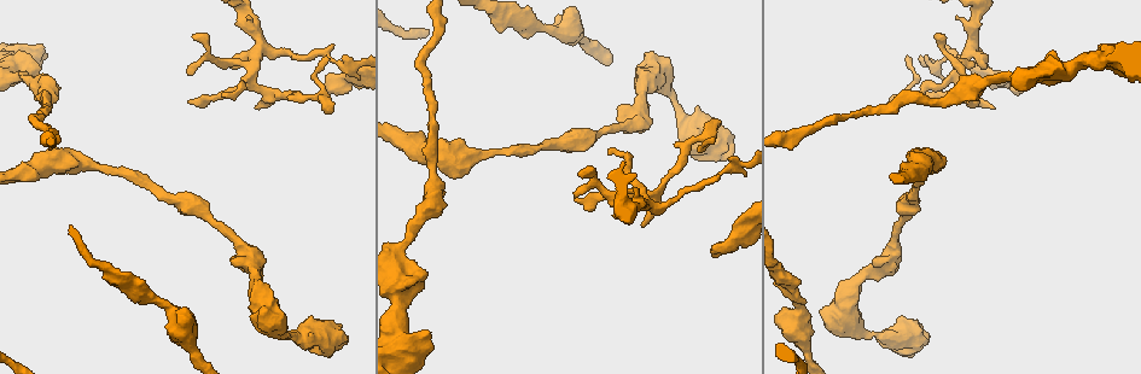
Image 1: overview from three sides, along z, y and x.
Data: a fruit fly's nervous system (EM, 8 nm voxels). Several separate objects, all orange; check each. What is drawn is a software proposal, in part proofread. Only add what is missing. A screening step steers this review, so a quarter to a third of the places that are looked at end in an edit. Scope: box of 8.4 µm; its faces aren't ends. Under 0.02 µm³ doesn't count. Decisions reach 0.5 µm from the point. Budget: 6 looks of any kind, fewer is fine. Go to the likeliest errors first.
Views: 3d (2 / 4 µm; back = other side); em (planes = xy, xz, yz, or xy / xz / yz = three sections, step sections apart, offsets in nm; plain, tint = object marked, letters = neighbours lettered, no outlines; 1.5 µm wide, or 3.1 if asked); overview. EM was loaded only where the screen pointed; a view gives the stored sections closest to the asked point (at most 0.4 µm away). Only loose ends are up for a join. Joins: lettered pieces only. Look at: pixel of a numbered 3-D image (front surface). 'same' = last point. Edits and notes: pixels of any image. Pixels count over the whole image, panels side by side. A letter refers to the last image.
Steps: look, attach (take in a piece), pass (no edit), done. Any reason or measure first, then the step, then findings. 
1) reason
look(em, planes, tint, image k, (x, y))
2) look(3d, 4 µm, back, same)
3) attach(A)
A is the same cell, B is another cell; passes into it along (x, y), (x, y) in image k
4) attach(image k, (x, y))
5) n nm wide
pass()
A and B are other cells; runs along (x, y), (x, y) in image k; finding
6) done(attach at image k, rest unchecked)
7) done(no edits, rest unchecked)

end of a long branch
look(3d, 4 µm, image 1, (717, 257))

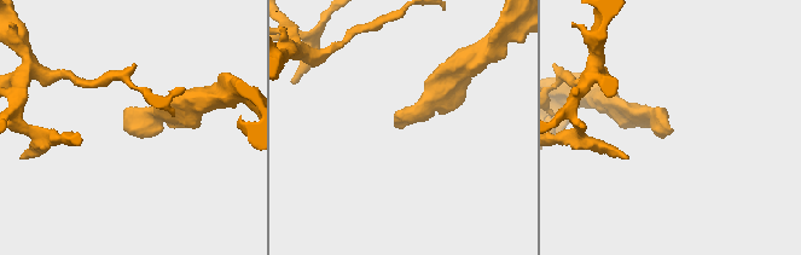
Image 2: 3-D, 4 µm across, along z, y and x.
look(em, planes, letters, image 2, (673, 130))

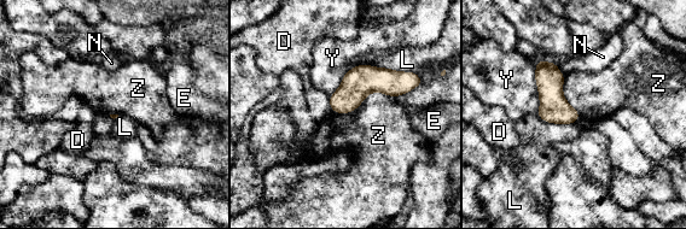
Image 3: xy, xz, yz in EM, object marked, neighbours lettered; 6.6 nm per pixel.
pass()
D, E, L, N, Y and Z are other cells; no lettered piece goes on from it

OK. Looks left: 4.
thin end
look(3d, 4 µm, image 1, (608, 152))

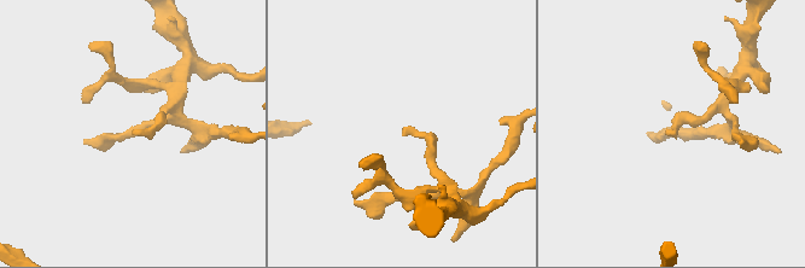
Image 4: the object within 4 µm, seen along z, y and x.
look(em, yz, step 8, tint, image 4, (402, 133))

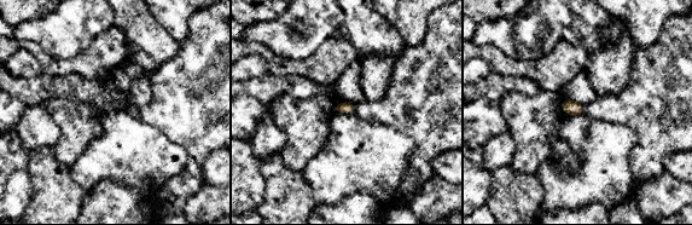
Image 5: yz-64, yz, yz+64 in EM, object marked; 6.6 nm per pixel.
cut it another way
look(em, planes, letters, same)

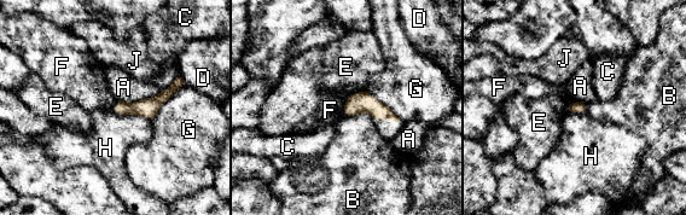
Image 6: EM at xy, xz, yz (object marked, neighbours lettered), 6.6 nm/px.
pass()
A, B, C, D, E, F, G, H and J are other cells; runs along (180, 81), (149, 108), (116, 109) in image 6; no lettered piece goes on from it

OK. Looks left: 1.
an open end
look(em, planes, letters, image 1, (724, 159))

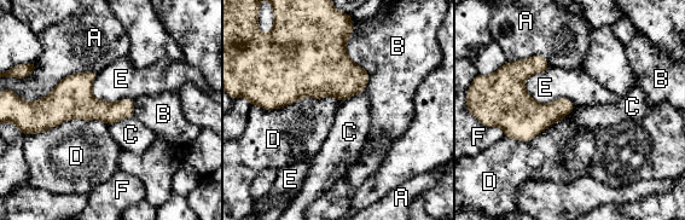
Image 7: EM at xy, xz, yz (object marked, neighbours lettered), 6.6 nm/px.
D touches over 550 nm
pass()
A, B, C, D, E and F are other cells; border along (523, 82), (540, 103), (575, 105) in image 7; none of them fits

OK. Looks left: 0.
done(no edits, rest unchecked)

